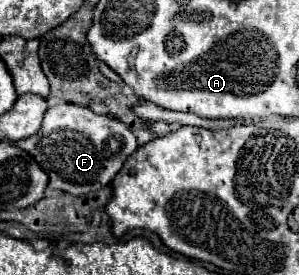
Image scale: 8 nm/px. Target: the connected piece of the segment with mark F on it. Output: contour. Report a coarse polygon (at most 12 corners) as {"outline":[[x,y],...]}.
{"outline":[[76,103],[50,107],[16,143],[50,187],[106,187],[136,151],[126,123]]}

